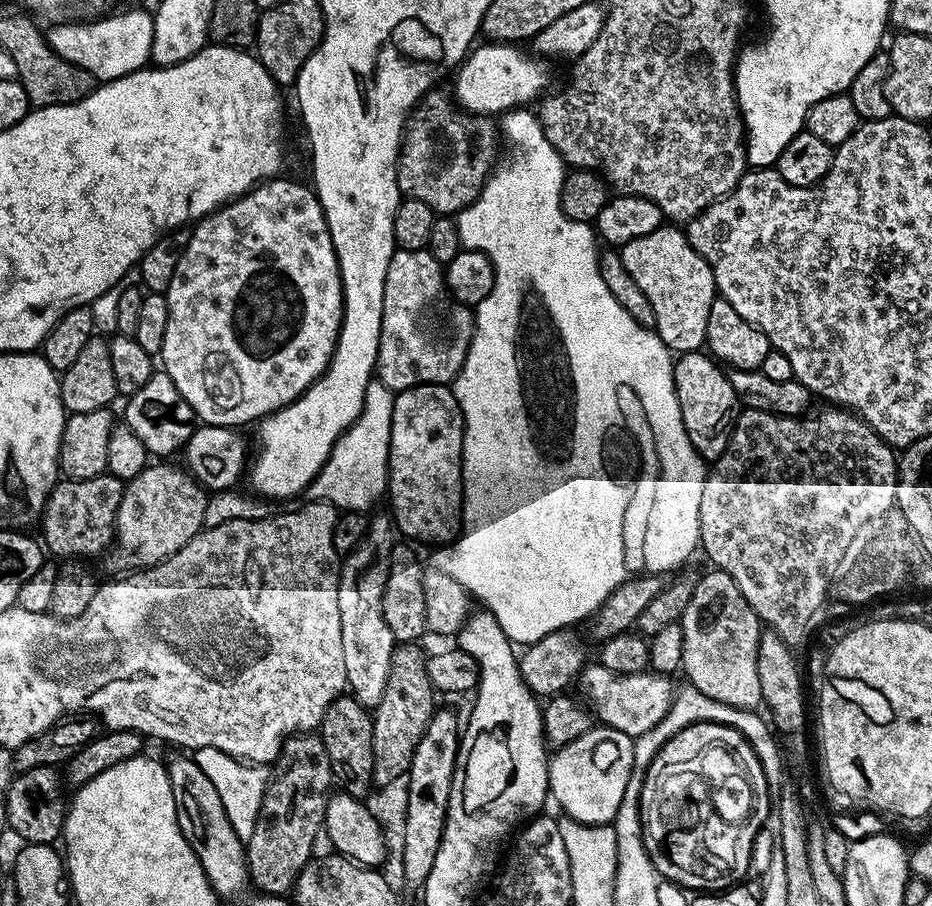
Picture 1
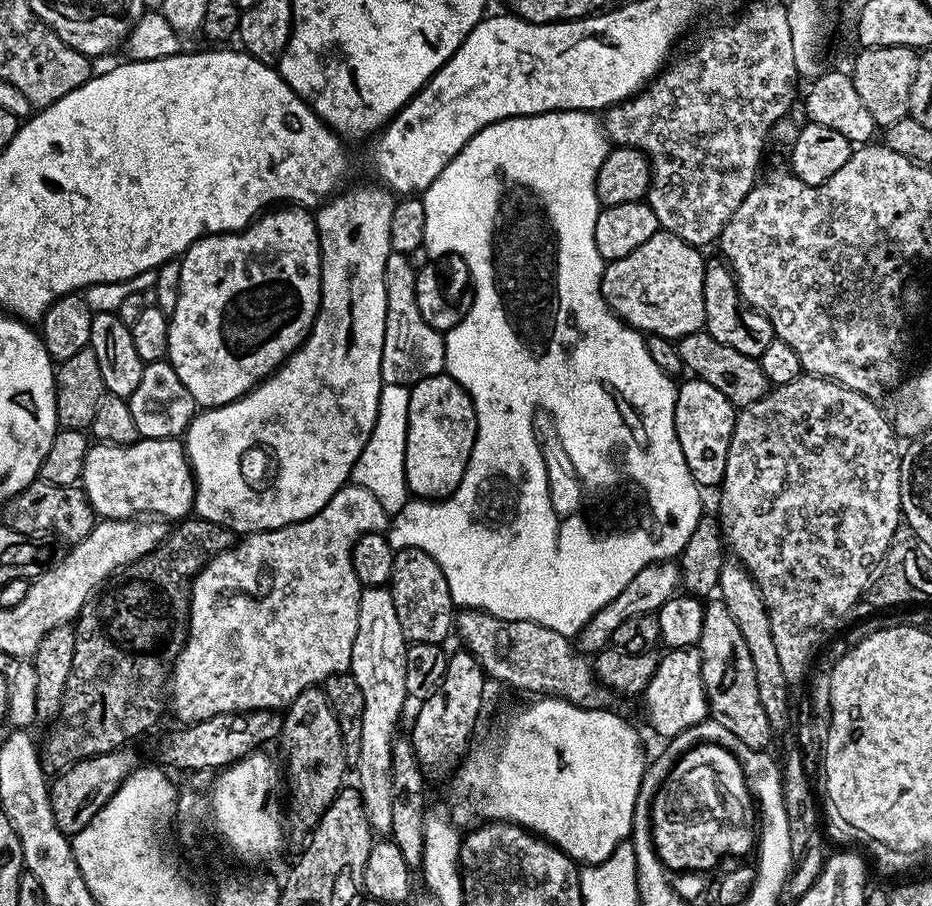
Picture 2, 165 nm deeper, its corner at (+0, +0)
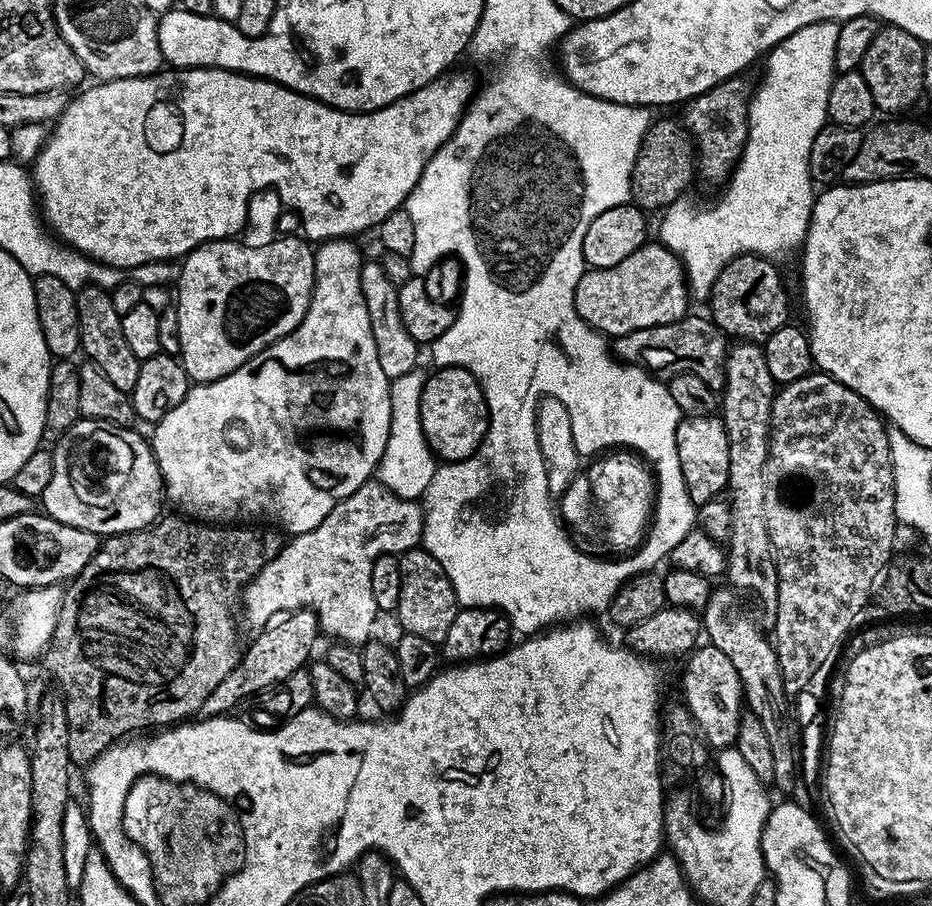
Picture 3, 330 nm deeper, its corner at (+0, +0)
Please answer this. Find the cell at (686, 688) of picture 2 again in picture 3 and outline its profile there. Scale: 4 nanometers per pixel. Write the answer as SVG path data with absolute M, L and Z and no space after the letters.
M704 642L692 649L683 664L684 677L680 680L680 688L684 691L682 703L693 716L703 741L712 750L733 747L738 738L740 718L746 711L744 687L738 678L738 670L734 670L734 662L730 662L730 658L713 644Z

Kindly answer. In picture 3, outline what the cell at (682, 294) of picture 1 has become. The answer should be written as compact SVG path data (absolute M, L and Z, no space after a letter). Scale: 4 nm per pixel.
M645 242L638 250L634 250L634 254L622 258L618 266L588 268L578 282L578 290L574 290L574 306L578 314L591 328L608 338L625 336L634 330L646 330L646 326L666 326L666 322L678 322L683 316L689 315L688 300L690 289L684 266L678 256L659 242Z

